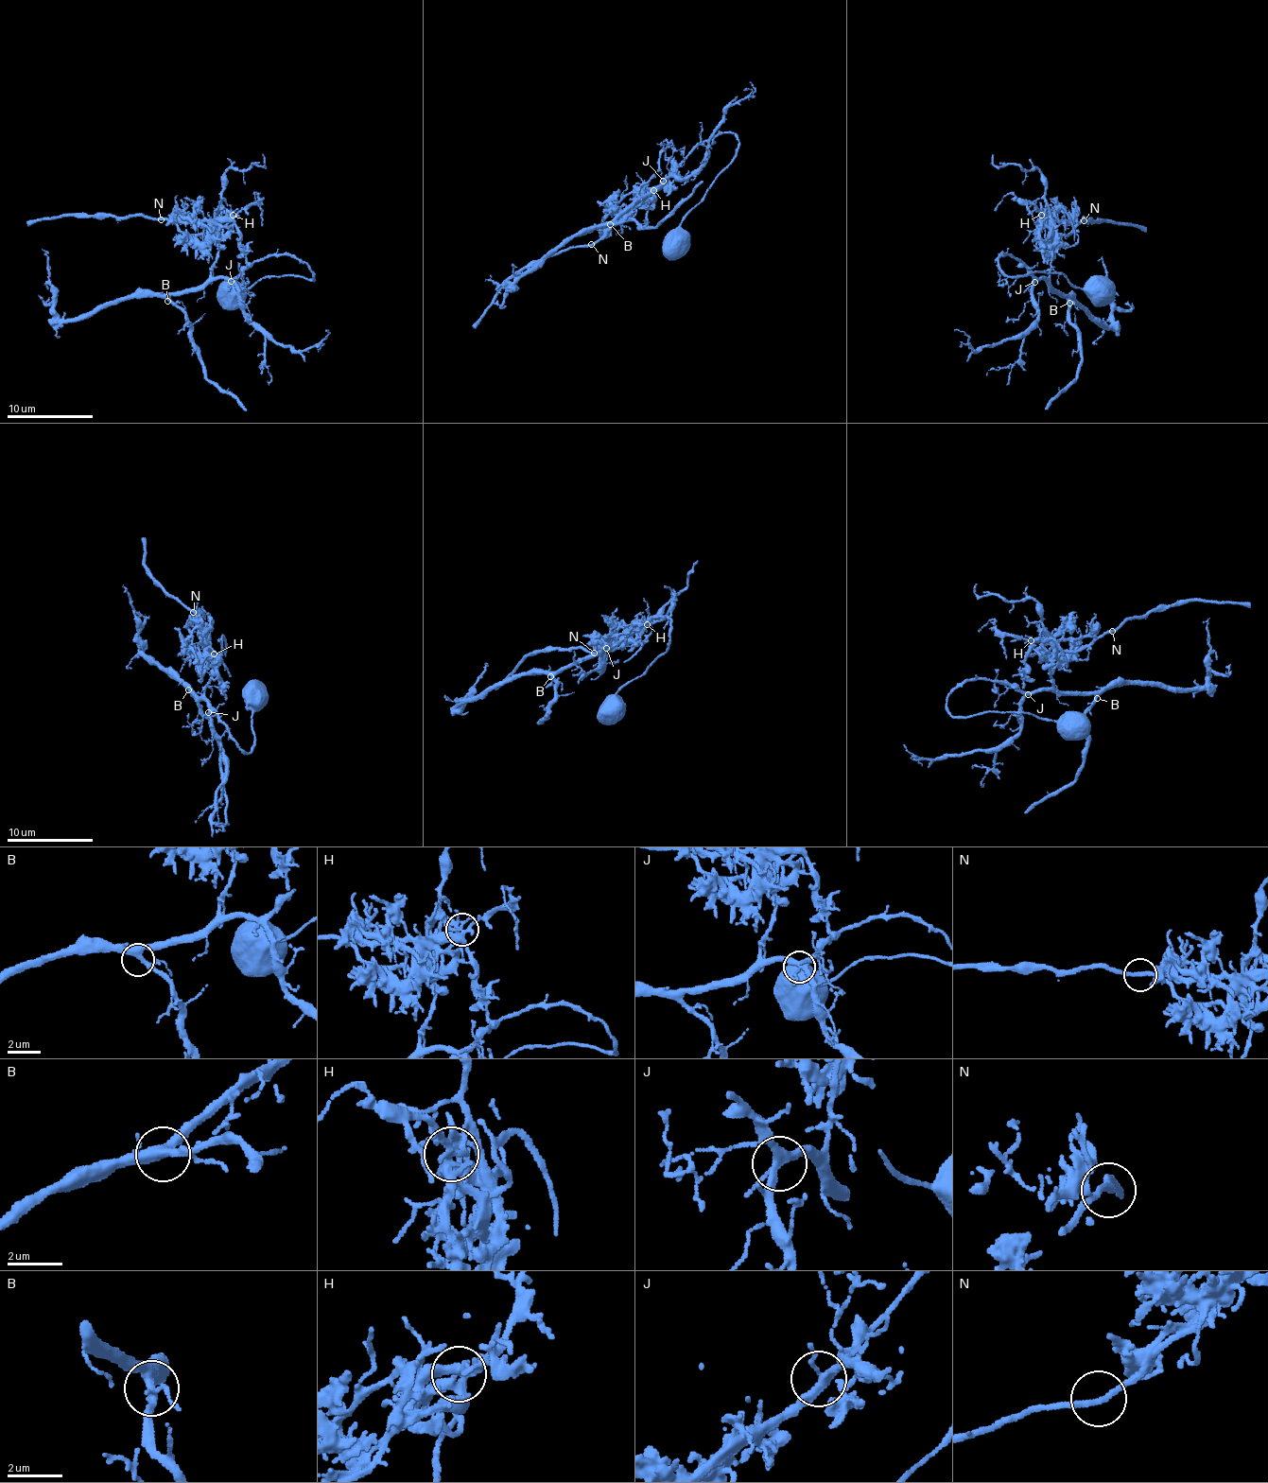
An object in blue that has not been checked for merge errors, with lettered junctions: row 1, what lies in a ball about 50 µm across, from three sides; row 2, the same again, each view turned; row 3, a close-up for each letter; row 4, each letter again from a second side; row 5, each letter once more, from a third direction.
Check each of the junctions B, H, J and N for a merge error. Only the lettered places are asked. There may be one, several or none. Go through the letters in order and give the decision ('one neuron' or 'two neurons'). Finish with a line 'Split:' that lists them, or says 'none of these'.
B: one neuron
H: two neurons
J: one neuron
N: one neuron
Split: H

